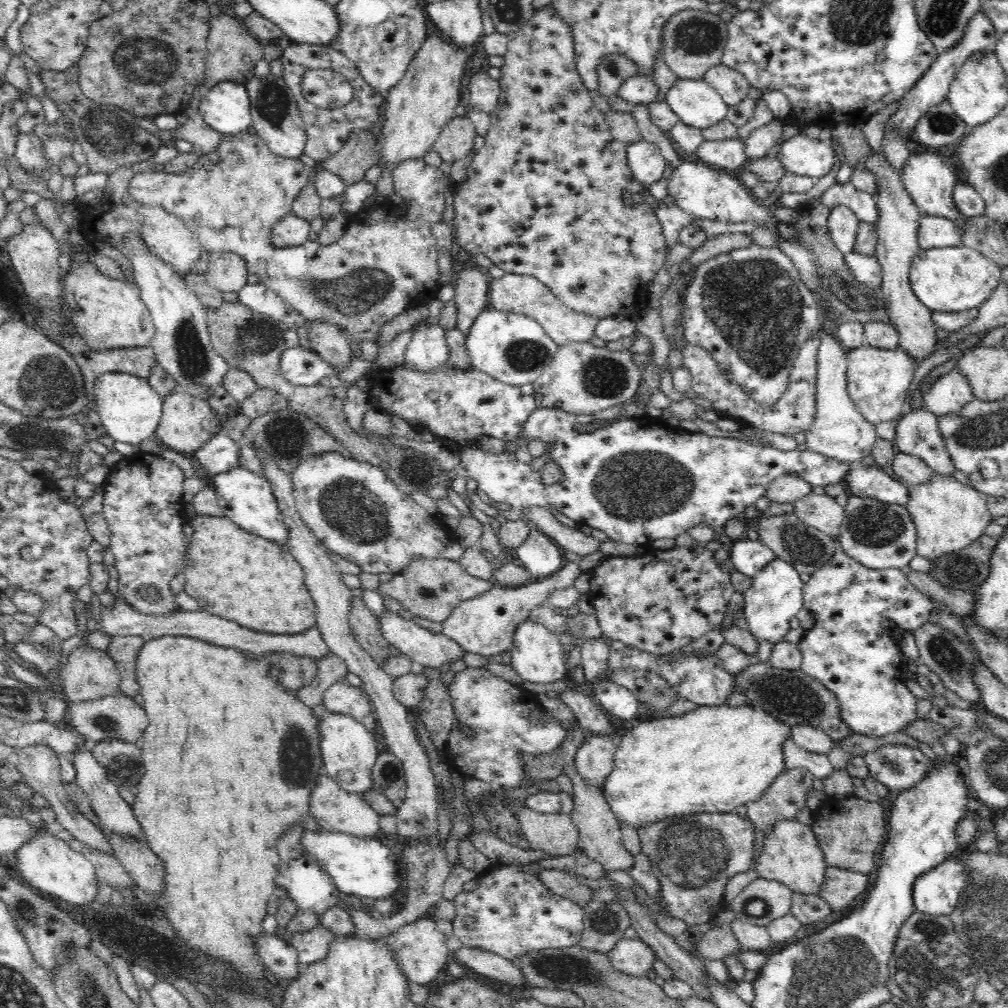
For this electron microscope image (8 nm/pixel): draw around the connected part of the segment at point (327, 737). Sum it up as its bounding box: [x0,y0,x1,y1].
[318,712,378,794]

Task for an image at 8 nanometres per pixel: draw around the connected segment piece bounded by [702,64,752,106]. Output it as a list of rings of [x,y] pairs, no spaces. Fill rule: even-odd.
[[[724,64],[710,68],[702,80],[708,82],[728,106],[738,106],[742,100],[748,98],[748,90],[752,88],[752,84],[742,72],[732,70]]]

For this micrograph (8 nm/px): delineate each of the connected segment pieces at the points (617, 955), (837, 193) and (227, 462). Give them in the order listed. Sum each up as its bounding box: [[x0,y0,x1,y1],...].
[[608,940,656,978],[822,182,878,226],[192,432,240,476]]

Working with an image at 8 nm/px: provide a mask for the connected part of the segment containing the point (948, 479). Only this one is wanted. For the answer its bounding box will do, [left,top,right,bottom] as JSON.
[904,472,994,560]

